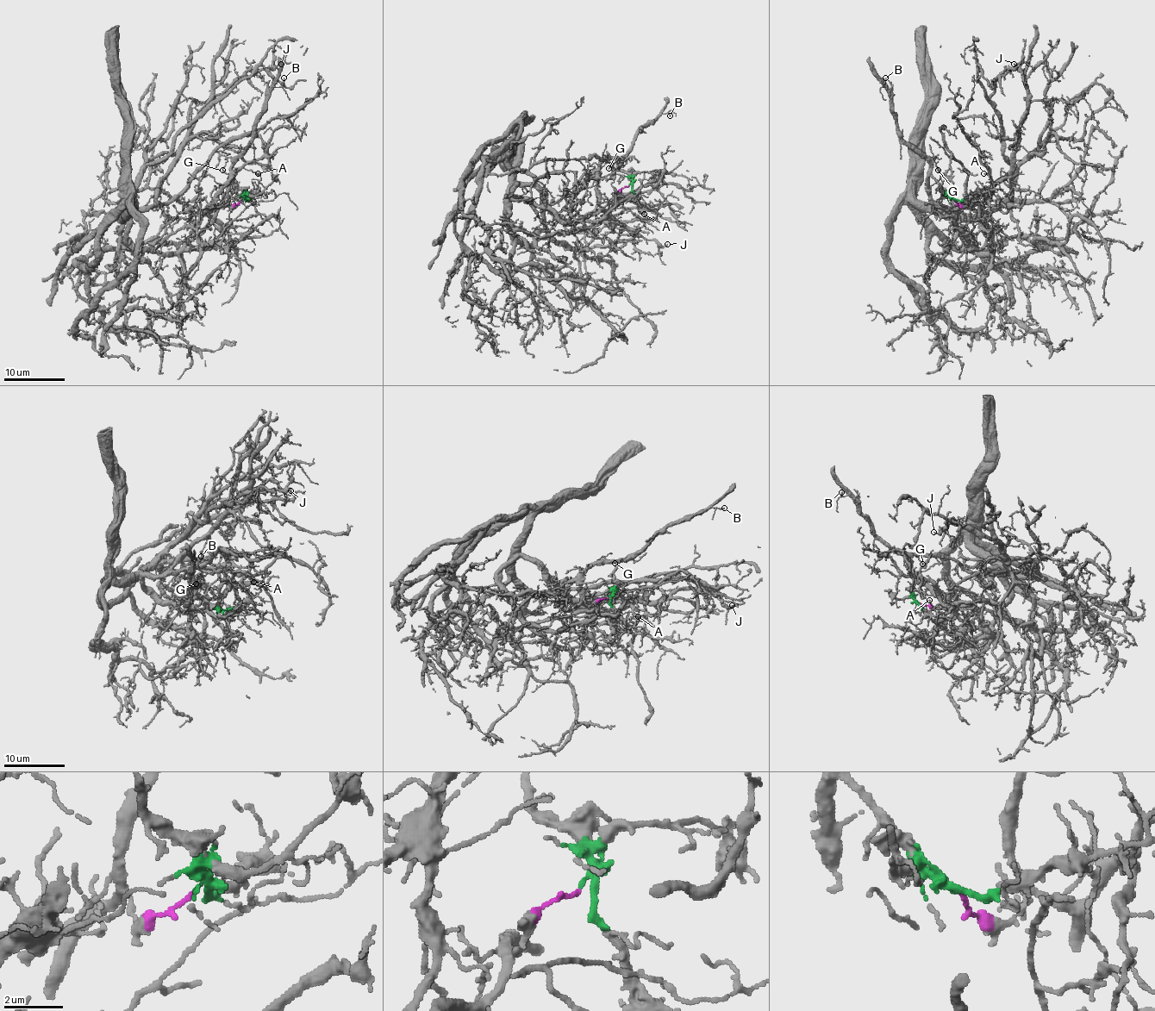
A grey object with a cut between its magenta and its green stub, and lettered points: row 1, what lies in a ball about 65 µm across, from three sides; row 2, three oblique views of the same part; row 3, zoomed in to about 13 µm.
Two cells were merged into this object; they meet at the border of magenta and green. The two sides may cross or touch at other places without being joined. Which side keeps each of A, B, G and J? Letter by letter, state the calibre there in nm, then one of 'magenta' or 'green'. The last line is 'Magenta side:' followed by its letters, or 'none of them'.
A: 90 nm thick; green
B: 130 nm thick; green
G: 100 nm thick; green
J: 110 nm thick; magenta
Magenta side: J

